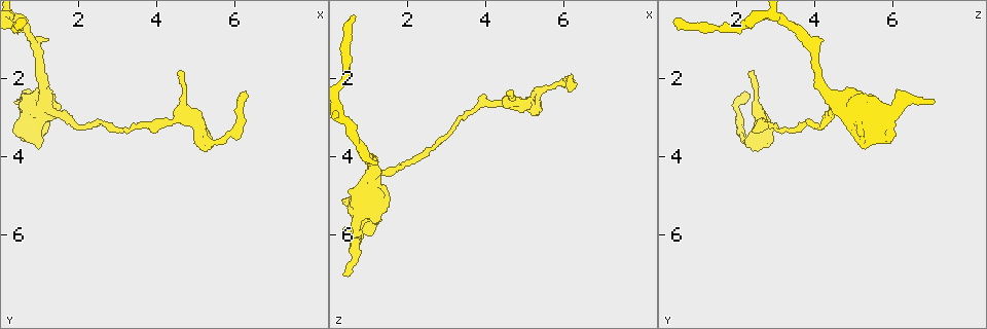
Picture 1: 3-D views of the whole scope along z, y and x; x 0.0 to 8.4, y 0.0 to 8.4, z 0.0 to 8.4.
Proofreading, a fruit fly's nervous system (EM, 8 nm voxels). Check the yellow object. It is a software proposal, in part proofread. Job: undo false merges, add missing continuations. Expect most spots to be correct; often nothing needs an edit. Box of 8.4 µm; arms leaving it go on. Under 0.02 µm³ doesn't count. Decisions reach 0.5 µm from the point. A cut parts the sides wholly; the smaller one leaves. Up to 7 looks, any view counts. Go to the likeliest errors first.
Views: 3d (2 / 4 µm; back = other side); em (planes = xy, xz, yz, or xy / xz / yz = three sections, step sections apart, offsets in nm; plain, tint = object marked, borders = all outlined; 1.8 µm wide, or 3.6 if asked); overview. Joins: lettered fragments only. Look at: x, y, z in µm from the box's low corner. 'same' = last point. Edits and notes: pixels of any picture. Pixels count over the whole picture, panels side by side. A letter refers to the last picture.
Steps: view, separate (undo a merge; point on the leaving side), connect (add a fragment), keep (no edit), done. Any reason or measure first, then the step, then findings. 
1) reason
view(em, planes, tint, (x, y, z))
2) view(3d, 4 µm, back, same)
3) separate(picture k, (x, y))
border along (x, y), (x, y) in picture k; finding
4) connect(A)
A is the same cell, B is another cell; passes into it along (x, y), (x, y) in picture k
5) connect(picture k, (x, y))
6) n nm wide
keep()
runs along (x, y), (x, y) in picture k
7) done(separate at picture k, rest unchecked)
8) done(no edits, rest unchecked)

tapers out
view(em, planes, borders, (6.20, 2.35, 2.25))

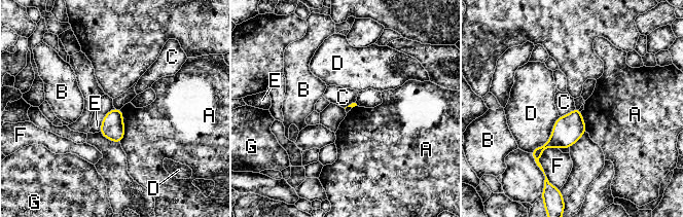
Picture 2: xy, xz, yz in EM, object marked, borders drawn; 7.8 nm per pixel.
D touches over 360 nm
keep()
A, B, C, D, E, F and G are other cells; border along (575, 107), (567, 114), (560, 116) in picture 2; no lettered fragment goes on from it

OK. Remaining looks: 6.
branch stops here
view(3d, 2 µm, (1.05, 3.80, 5.35))

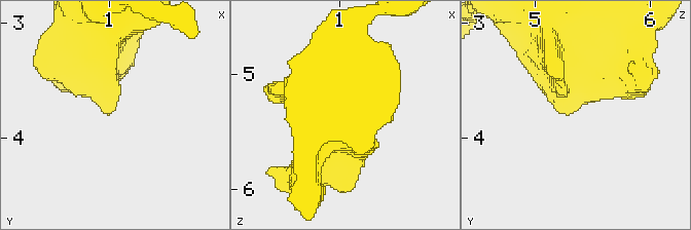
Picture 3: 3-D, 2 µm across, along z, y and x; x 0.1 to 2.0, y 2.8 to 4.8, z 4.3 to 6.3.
shape alone is not enough
view(em, yz, step 16, borders, (1.04, 3.76, 5.28))

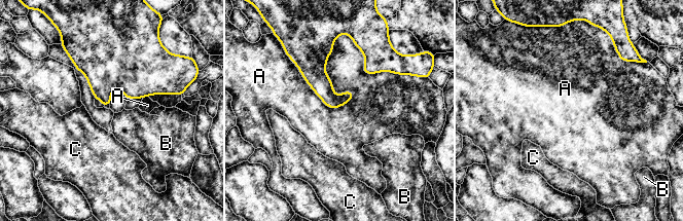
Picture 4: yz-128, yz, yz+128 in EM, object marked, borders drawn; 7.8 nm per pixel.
A touches over 600 nm
keep()
A, B and C are other cells; border along (337, 37), (330, 109) in picture 4; none of them fits

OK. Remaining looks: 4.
abrupt turn
view(3d, 4 µm, (4.55, 3.00, 2.65))

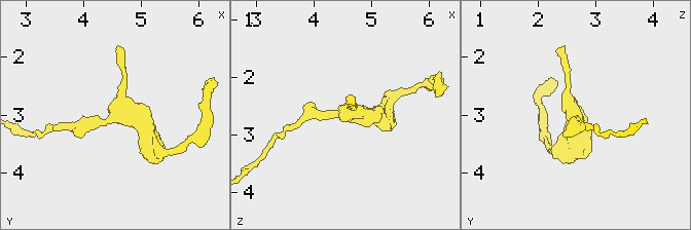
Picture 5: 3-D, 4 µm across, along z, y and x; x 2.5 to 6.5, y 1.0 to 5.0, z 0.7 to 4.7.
now the EM
view(em, planes, tint, (4.55, 3.00, 2.60))

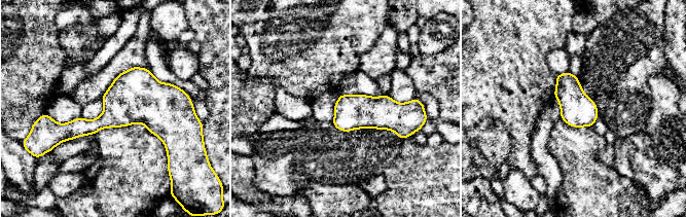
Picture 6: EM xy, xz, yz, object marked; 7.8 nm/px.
view(em, planes, borders, same)

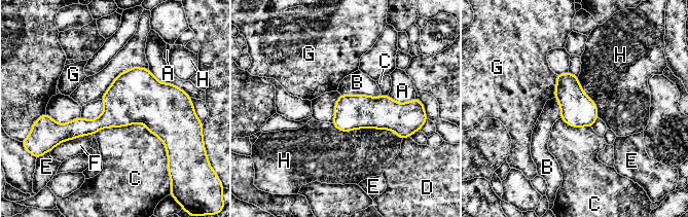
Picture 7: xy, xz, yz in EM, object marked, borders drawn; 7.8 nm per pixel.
keep()
A, B, C, D, E, F, G and H are other cells; border along (95, 135), (142, 123), (168, 158) in picture 7; one neuron here

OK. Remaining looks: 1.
done(no edits, rest unchecked)

